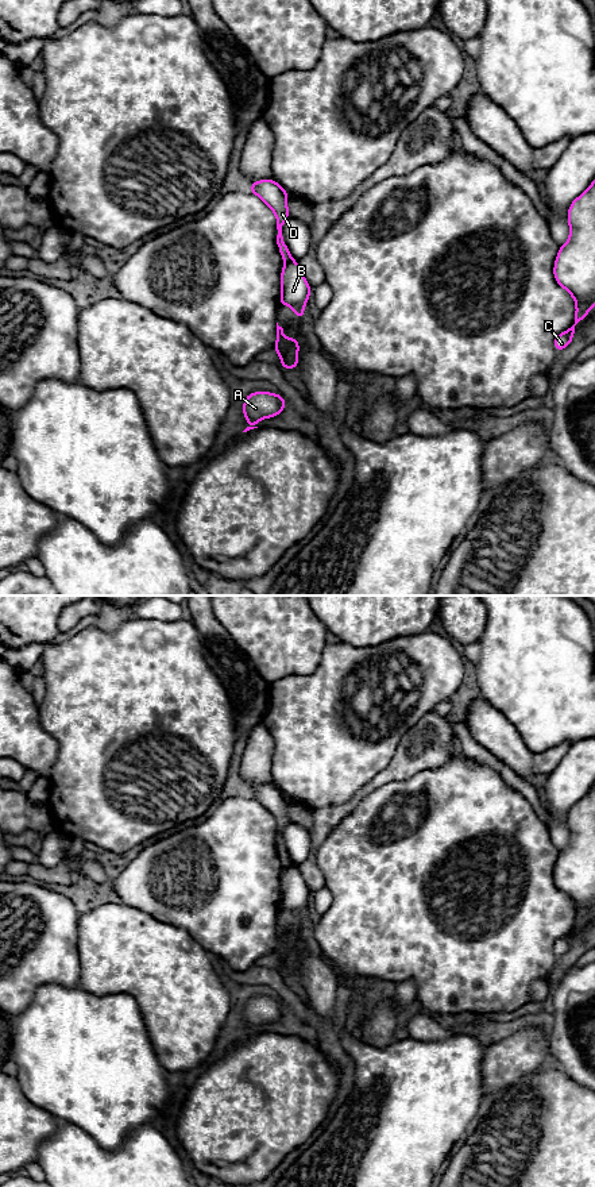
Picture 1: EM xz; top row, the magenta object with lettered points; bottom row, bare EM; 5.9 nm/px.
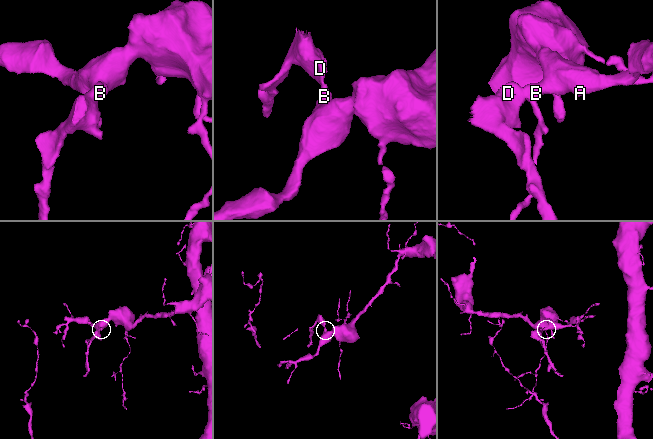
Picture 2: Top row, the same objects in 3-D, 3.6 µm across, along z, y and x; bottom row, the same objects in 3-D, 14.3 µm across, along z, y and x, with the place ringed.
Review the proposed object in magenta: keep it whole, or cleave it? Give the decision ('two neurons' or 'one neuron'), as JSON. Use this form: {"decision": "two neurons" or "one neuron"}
{"decision": "two neurons"}

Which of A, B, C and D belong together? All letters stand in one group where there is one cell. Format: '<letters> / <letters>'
A B C / D

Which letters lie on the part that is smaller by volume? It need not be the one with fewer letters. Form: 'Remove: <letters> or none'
Remove: D

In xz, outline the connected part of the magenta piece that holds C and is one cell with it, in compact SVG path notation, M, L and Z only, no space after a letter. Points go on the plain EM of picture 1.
M595 785L568 813L569 844L560 851L553 880L575 905L572 930L553 945L560 957L573 945L577 929L595 910Z

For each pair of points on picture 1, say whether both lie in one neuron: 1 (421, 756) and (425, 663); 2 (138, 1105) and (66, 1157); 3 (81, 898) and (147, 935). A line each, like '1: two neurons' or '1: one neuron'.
1: two neurons
2: two neurons
3: two neurons

